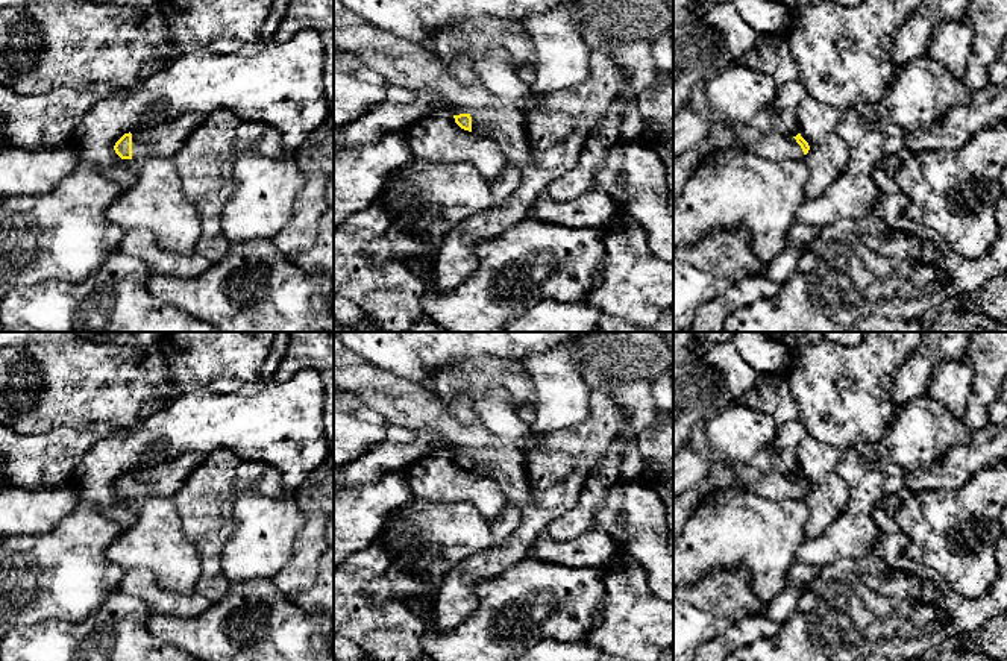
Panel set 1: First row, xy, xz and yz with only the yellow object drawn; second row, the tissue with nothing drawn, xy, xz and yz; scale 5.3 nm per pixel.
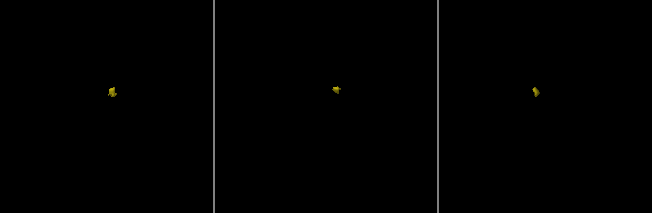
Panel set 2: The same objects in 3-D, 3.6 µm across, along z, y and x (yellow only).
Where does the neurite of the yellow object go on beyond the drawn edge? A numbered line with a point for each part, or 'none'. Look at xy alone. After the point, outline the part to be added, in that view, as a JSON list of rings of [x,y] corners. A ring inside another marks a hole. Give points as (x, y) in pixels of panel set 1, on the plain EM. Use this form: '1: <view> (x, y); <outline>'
1: xy (164, 478); [[[187,452],[177,458],[158,461],[150,467],[132,471],[132,500],[147,497],[174,497],[190,473],[205,459],[205,455]]]

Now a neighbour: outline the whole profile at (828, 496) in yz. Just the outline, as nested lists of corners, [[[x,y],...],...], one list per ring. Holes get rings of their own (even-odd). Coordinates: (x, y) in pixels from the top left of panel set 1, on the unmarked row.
[[[807,435],[796,458],[799,473],[810,485],[802,499],[808,508],[804,537],[816,540],[848,509],[849,487],[837,473],[842,452]]]

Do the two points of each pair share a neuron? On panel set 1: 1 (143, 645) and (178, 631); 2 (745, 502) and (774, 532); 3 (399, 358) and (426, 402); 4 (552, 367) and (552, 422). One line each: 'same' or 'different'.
1: different
2: same
3: different
4: same

